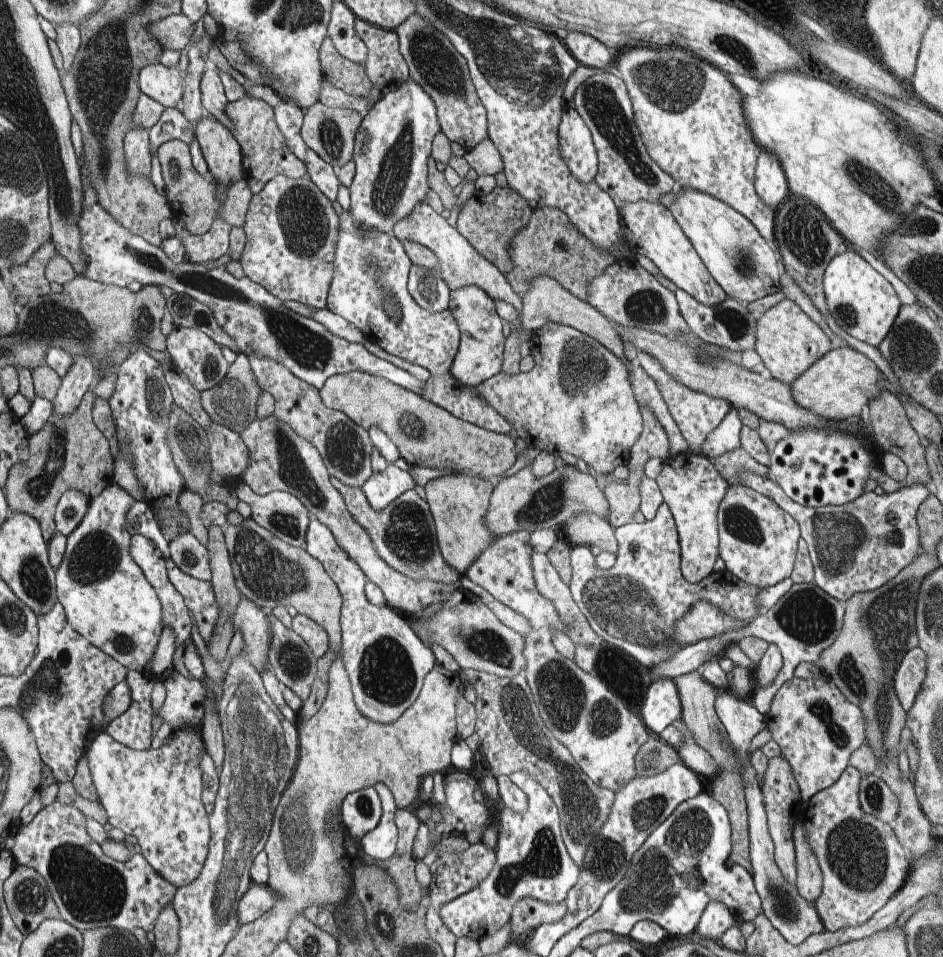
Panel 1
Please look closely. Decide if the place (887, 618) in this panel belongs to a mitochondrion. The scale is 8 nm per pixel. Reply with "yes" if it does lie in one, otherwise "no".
yes

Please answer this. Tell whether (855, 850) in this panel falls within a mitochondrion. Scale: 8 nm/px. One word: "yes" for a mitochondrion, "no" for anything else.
yes

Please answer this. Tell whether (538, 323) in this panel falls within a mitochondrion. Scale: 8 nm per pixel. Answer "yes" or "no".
no

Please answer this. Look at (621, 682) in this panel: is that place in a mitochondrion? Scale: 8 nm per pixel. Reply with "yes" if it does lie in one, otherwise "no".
yes

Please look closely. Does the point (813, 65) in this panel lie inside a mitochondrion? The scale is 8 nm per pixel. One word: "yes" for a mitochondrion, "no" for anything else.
no

